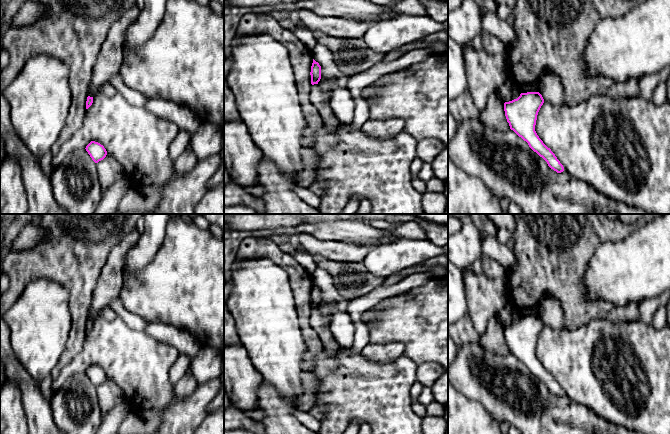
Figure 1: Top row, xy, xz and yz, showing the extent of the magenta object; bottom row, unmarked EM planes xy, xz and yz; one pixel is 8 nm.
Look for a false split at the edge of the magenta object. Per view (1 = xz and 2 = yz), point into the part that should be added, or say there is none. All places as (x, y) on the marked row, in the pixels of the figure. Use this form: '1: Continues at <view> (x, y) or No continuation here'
1: No continuation here
2: No continuation here

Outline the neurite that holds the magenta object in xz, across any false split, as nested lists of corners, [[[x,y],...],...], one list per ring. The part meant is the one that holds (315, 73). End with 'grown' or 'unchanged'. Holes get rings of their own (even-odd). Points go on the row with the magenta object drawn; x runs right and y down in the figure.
[[[313,59],[312,66],[311,66],[310,75],[311,75],[311,84],[312,85],[318,84],[318,82],[321,79],[321,66],[314,59]]]; unchanged

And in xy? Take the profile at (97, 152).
[[[91,141],[85,149],[95,163],[103,160],[107,155],[104,146],[95,141]]]; unchanged

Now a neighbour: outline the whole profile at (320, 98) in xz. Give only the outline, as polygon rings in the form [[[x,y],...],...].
[[[314,84],[311,86],[309,99],[318,110],[325,128],[329,131],[335,130],[339,125],[339,120],[335,116],[331,108],[331,97],[329,96],[329,94],[325,90],[323,90],[318,84]]]

